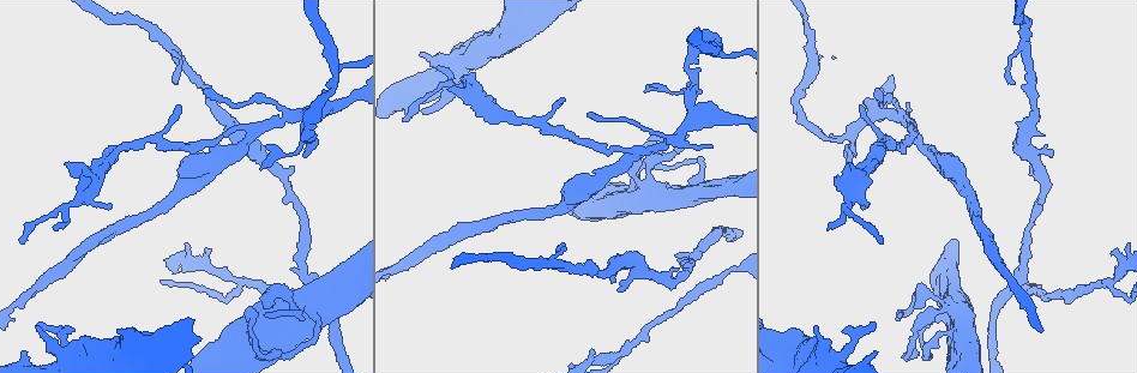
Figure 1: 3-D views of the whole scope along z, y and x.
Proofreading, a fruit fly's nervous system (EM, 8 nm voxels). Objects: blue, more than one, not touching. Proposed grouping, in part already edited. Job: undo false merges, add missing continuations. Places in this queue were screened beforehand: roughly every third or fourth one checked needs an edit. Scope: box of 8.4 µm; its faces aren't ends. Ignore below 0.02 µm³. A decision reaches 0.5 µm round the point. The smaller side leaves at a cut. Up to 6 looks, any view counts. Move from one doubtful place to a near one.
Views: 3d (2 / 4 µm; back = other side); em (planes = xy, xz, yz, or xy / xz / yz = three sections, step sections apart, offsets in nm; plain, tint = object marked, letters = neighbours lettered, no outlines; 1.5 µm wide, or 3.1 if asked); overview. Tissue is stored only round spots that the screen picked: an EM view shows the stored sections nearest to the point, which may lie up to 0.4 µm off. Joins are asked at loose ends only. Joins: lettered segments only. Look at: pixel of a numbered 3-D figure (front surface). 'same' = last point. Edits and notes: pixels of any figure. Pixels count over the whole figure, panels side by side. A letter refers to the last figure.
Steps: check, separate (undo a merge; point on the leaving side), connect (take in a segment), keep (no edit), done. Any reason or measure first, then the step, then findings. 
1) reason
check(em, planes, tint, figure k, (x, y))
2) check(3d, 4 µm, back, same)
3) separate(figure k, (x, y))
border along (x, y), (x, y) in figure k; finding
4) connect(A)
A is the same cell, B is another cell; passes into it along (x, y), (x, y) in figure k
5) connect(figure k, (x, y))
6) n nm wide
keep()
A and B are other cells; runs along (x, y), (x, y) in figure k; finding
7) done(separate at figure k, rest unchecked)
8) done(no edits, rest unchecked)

closes a loop
check(3d, 2 µm, figure 1, (911, 348))

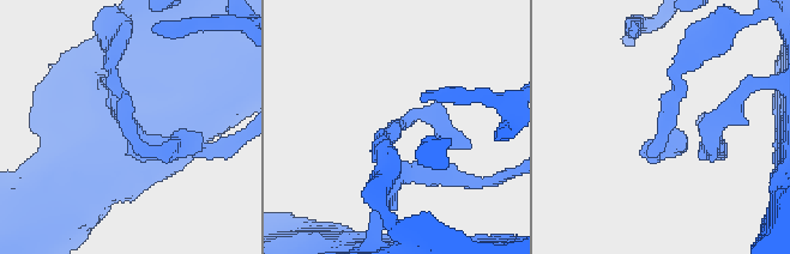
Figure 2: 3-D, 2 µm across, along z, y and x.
check(em, planes, letters, figure 2, (127, 133))

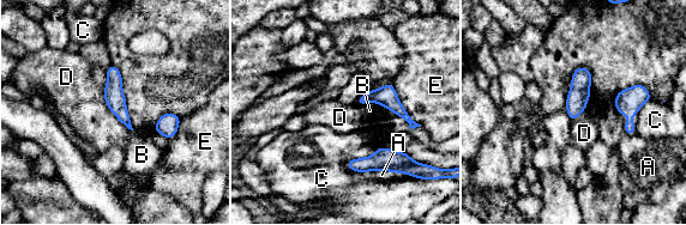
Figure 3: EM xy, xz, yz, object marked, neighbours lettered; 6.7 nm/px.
keep()
A, B, C, D and E are other cells; continuous, no second neuron

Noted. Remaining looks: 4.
an open end
check(3d, 2 µm, figure 1, (872, 324))

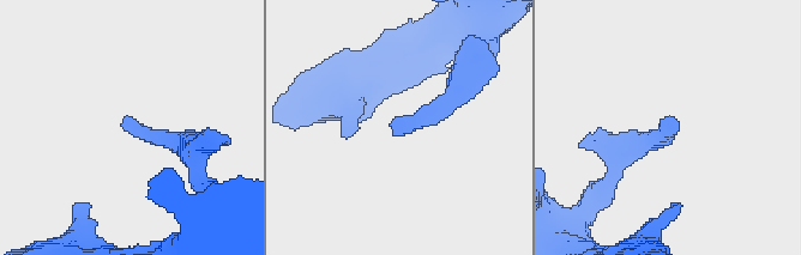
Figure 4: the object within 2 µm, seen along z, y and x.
check(em, planes, letters, figure 4, (391, 128))

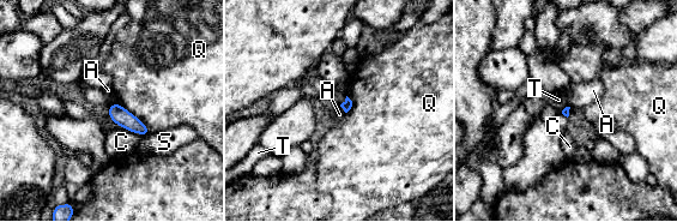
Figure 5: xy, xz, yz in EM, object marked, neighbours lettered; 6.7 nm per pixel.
keep()
A, C, Q, S and T are other cells; border along (339, 106), (345, 113) in figure 5; none of them fits

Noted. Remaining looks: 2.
an open end
check(em, xy, step 4, letters, figure 1, (109, 203))

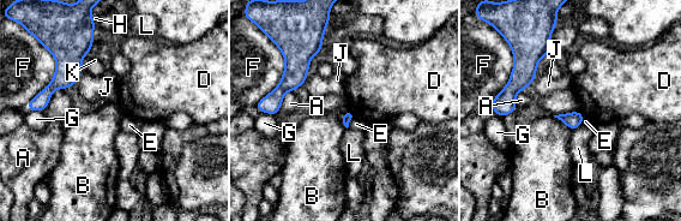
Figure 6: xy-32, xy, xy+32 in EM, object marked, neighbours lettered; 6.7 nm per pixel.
cut it another way
check(em, planes, letters, same)

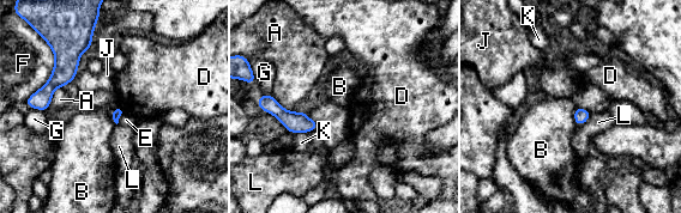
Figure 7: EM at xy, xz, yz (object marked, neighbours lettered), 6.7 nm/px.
keep()
A, B, D, E, F, G, J, K and L are other cells; border along (574, 108), (574, 122), (578, 126) in figure 7; no lettered segment goes on from it

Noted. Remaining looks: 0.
done(no edits, rest unchecked)

